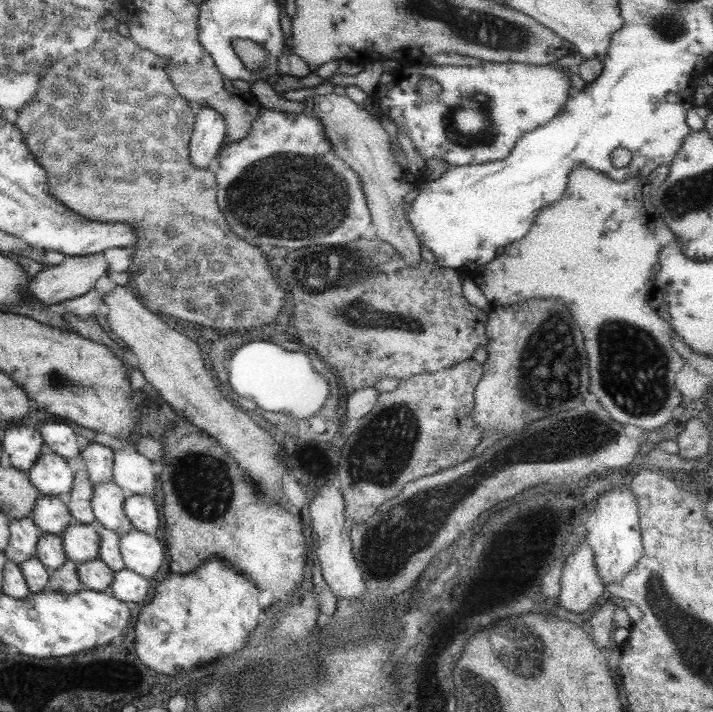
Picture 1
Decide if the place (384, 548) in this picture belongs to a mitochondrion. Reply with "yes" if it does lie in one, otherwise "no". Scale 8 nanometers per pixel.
yes

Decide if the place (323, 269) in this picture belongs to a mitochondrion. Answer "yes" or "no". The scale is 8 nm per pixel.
yes

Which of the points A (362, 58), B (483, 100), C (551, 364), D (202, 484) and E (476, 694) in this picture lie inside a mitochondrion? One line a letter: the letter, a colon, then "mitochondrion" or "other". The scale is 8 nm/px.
A: other
B: mitochondrion
C: mitochondrion
D: mitochondrion
E: mitochondrion

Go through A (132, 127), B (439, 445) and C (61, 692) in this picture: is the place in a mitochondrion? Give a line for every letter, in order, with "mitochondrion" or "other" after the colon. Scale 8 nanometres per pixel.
A: mitochondrion
B: mitochondrion
C: other

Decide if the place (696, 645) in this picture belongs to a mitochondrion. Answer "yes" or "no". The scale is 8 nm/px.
yes

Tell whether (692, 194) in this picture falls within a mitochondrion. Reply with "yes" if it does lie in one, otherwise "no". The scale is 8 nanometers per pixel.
yes

